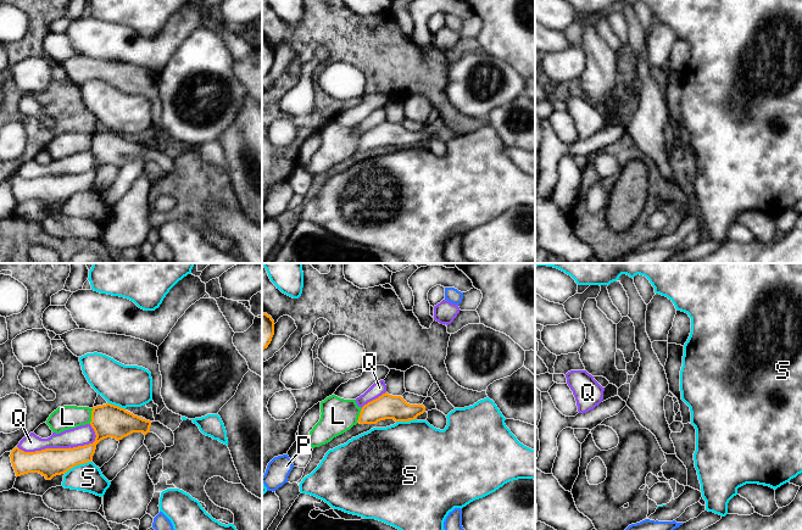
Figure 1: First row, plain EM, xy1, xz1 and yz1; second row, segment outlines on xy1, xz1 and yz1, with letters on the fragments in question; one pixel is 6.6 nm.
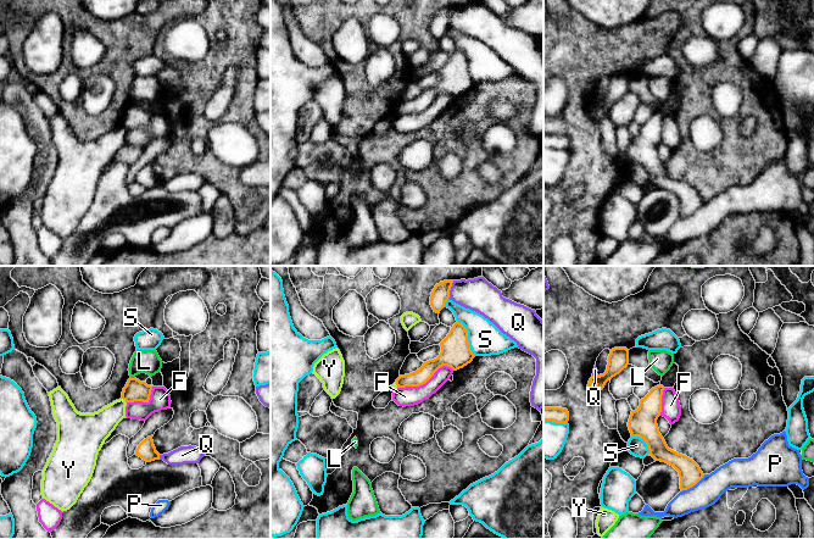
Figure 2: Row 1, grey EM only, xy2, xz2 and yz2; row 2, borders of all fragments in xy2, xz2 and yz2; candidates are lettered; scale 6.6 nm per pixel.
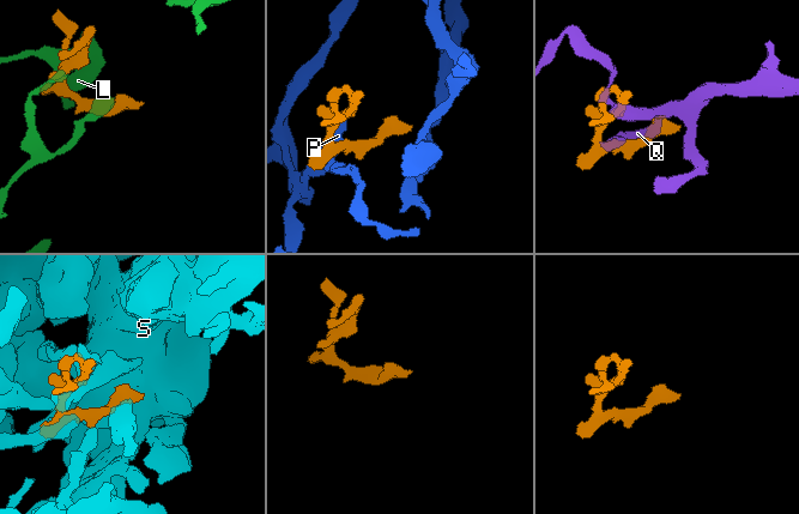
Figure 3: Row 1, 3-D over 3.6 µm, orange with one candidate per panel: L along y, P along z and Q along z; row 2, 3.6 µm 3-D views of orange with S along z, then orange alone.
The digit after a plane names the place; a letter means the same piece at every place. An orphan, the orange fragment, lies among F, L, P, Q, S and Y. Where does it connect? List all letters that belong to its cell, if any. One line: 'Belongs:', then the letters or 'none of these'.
Belongs: none of these

